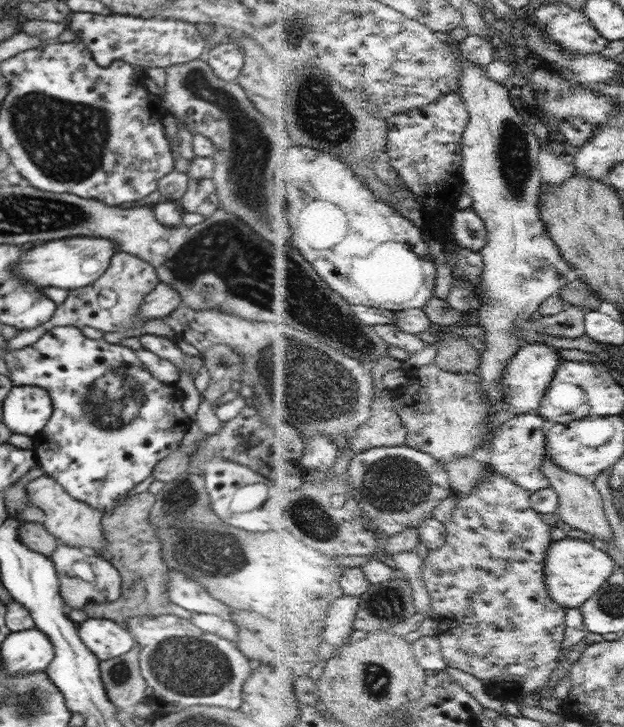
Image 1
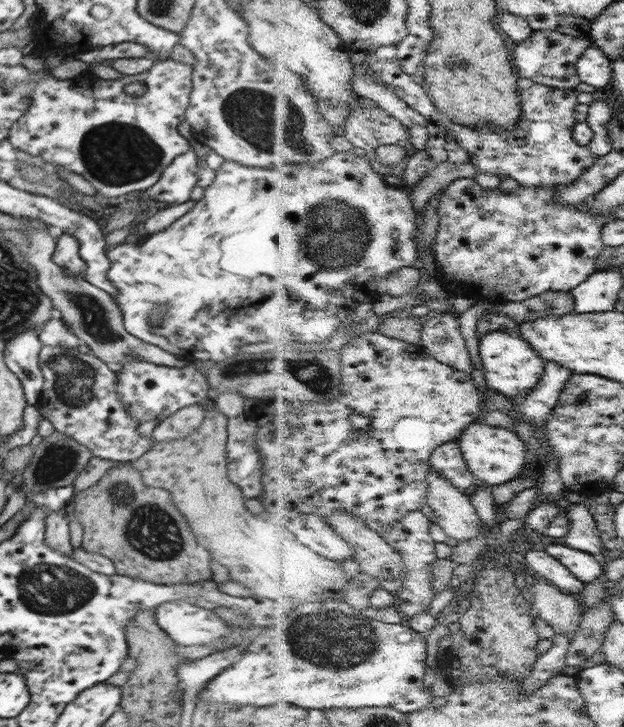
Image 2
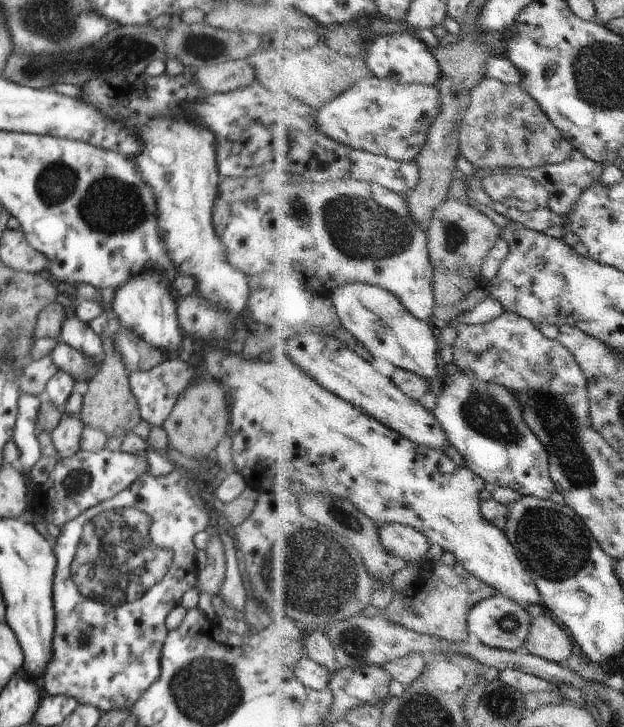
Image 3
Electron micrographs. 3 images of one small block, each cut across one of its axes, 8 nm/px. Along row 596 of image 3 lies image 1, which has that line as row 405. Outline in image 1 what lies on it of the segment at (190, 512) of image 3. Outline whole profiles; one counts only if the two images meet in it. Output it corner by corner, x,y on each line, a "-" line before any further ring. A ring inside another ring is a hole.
57,326
45,332
44,336
41,336
30,346
21,348
20,350
8,350
3,358
10,371
9,379
12,381
13,386
30,385
45,388
53,402
53,414
51,418
45,424
45,427
33,436
34,448
32,451
35,454
37,464
45,470
45,474
48,477
52,477
58,484
61,484
62,488
65,488
65,491
68,492
70,496
89,504
96,510
102,510
104,513
116,508
116,506
120,506
127,498
128,492
130,492
136,484
140,484
140,482
144,480
149,481
156,465
171,452
179,448
182,437
188,428
190,428
190,423
192,422
182,409
182,402
185,399
182,390
179,389
176,384
162,383
155,377
152,377
148,369
146,369
138,357
136,357
134,351
135,350
119,345
118,343
110,344
102,338
87,338
82,334
81,329
75,326

